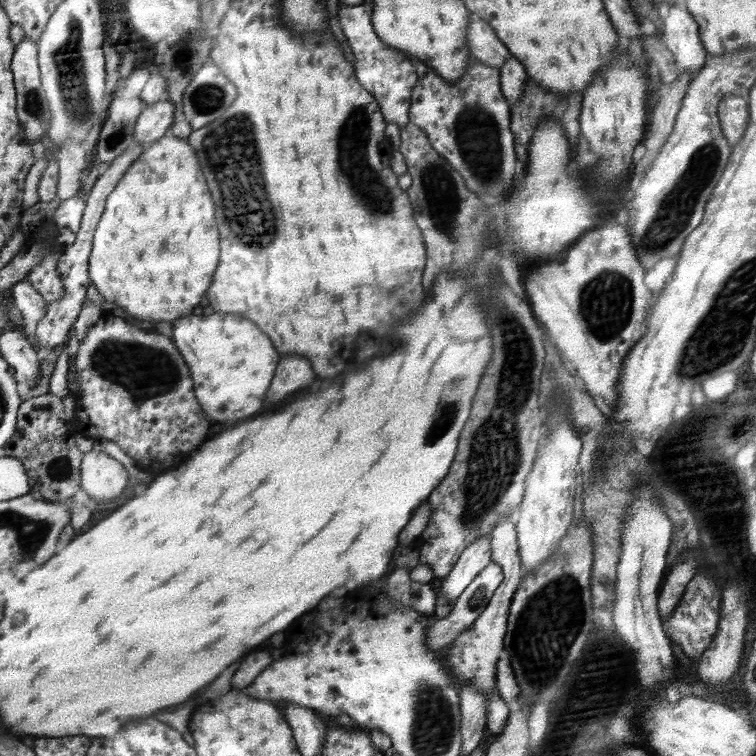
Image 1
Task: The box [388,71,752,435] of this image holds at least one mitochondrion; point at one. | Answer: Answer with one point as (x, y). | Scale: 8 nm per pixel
(675, 210)

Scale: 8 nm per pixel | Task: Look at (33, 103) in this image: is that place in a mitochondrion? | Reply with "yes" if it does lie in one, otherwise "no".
yes

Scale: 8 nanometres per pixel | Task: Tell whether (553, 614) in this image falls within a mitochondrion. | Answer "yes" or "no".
yes

